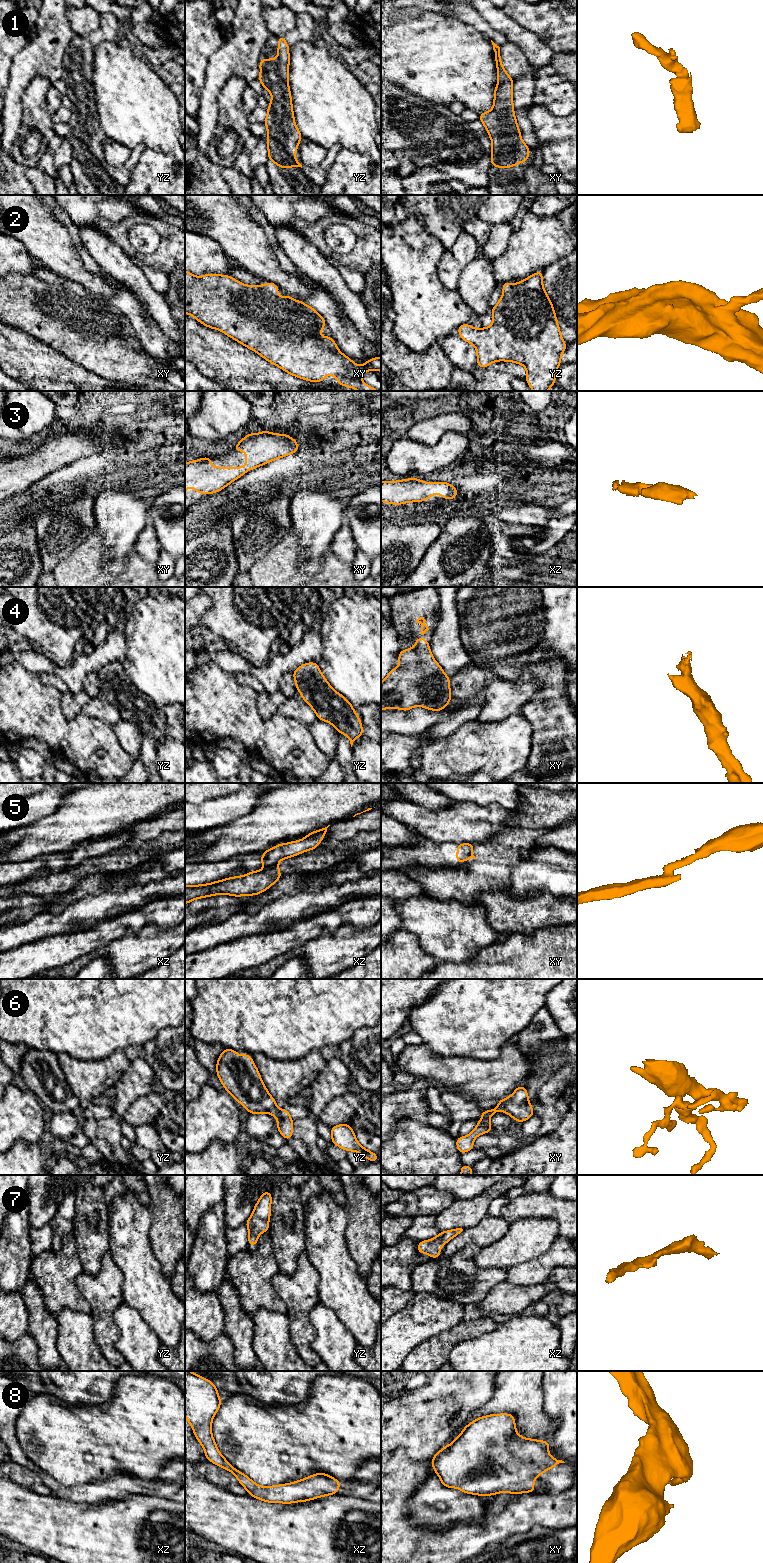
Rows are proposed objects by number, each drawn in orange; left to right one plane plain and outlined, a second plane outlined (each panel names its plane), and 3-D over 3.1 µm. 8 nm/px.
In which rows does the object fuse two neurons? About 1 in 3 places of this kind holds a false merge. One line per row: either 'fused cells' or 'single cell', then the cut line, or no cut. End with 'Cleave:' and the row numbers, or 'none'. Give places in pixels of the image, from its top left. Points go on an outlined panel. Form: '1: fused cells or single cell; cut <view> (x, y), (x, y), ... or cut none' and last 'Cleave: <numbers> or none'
1: single cell; cut none
2: fused cells; cut xy (261, 285), (265, 290), (277, 296)
3: single cell; cut none
4: single cell; cut none
5: fused cells; cut xz (277, 862), (266, 868)
6: fused cells; cut xy (498, 1110), (489, 1111)
7: single cell; cut none
8: single cell; cut none
Cleave: 2, 5, 6

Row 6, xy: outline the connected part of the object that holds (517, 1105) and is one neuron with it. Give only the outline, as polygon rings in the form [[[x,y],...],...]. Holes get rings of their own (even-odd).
[[[518,1086],[510,1097],[497,1101],[499,1105],[489,1111],[498,1110],[505,1112],[520,1123],[526,1121],[535,1114],[529,1103],[529,1097],[525,1086]]]

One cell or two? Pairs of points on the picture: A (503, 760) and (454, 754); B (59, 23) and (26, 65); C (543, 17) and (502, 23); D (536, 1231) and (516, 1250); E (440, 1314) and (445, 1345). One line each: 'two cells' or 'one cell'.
A: one cell
B: one cell
C: two cells
D: one cell
E: two cells

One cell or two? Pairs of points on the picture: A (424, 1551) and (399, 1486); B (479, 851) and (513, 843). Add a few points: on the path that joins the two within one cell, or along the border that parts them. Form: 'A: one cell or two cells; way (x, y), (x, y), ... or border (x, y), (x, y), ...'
A: one cell; way (408, 1535), (399, 1526), (399, 1502)
B: one cell; way (487, 851), (505, 848)

